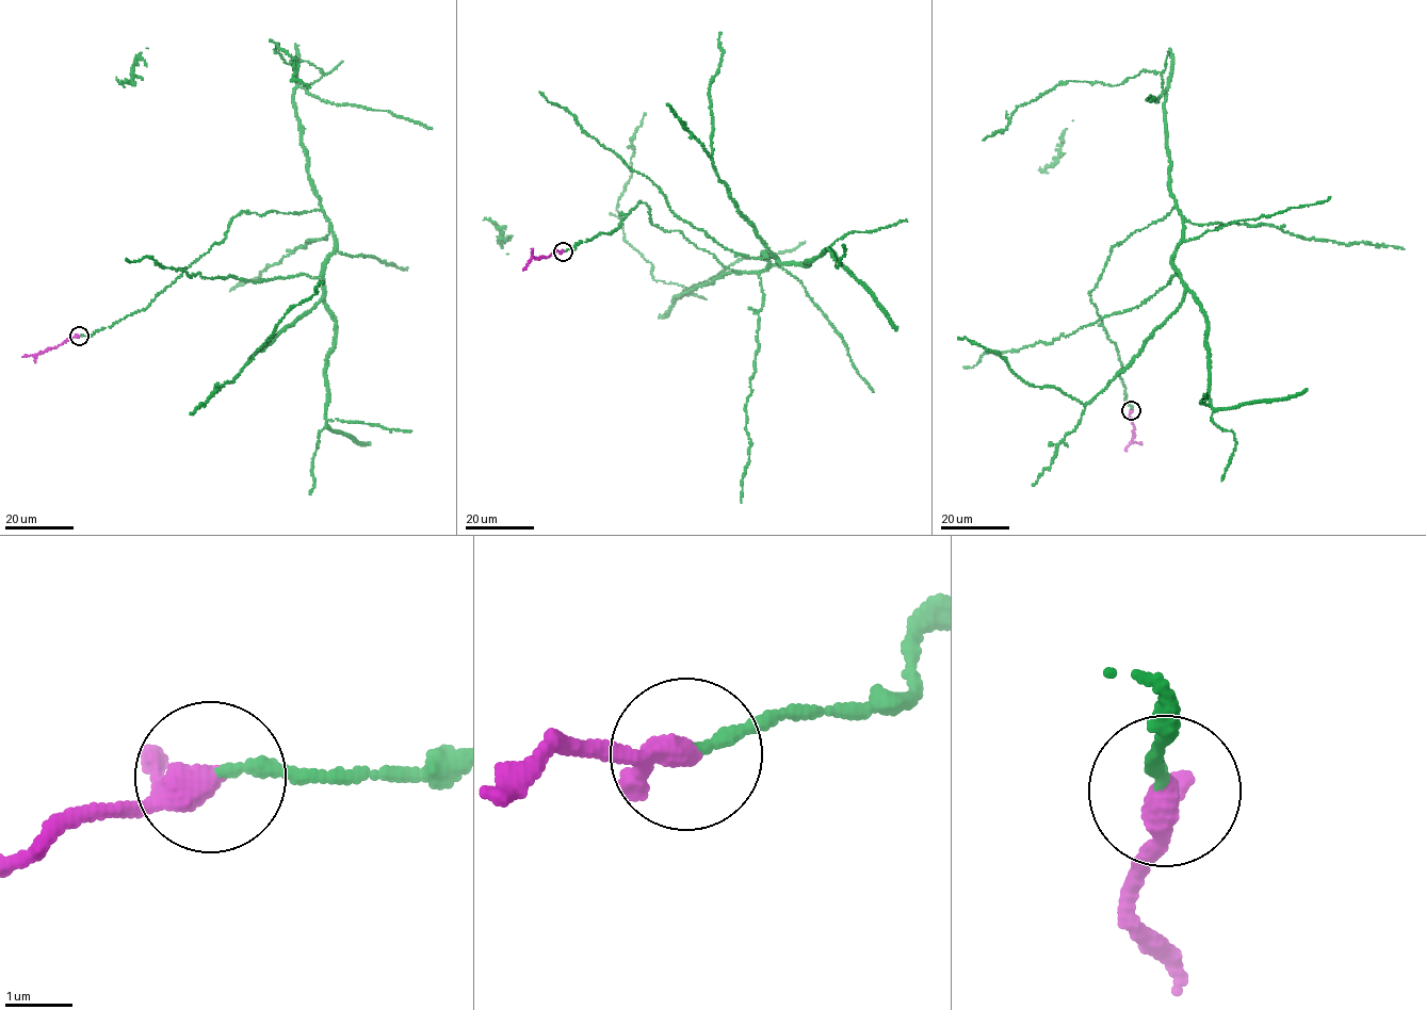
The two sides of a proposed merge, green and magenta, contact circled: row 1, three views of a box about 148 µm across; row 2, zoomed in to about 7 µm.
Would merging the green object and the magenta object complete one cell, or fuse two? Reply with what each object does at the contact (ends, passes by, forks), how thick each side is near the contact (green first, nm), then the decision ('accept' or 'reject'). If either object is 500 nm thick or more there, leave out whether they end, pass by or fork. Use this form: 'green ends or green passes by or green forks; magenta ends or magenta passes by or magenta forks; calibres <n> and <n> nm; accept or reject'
green ends; magenta passes by; calibres 170 and 320 nm; accept

